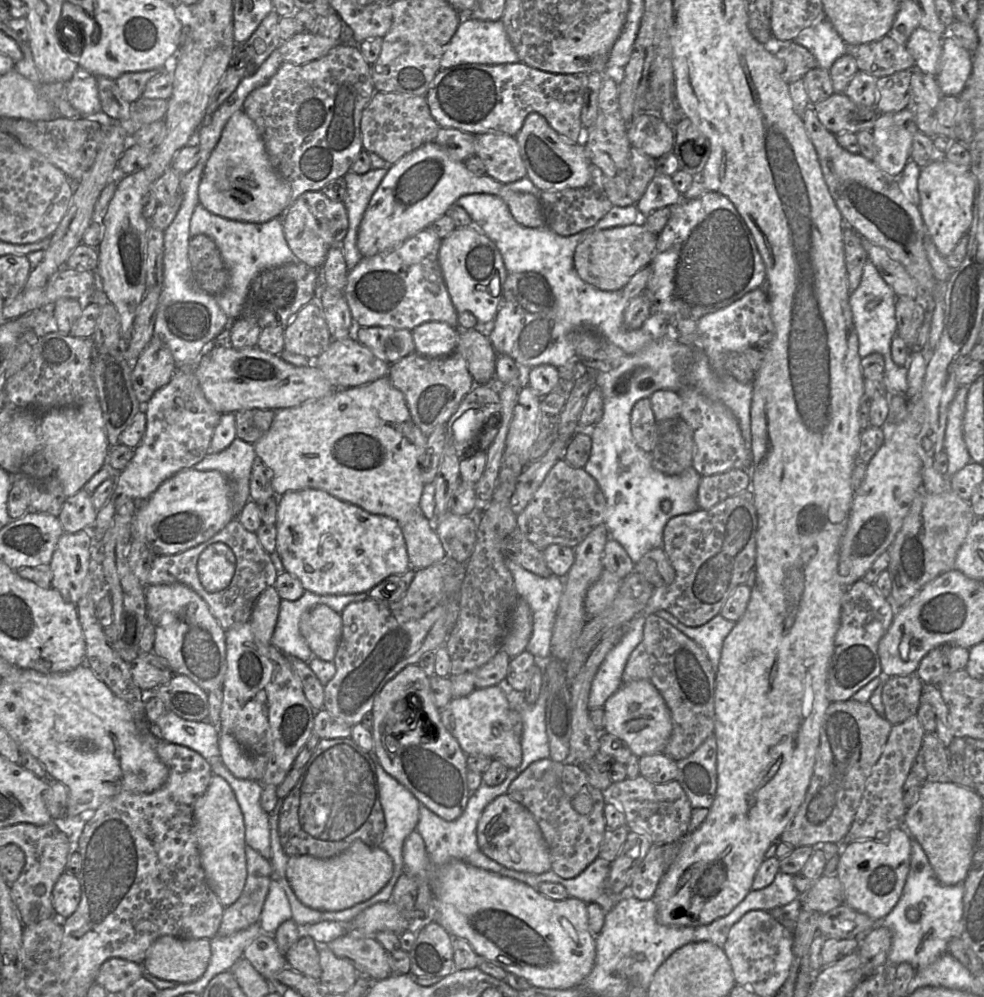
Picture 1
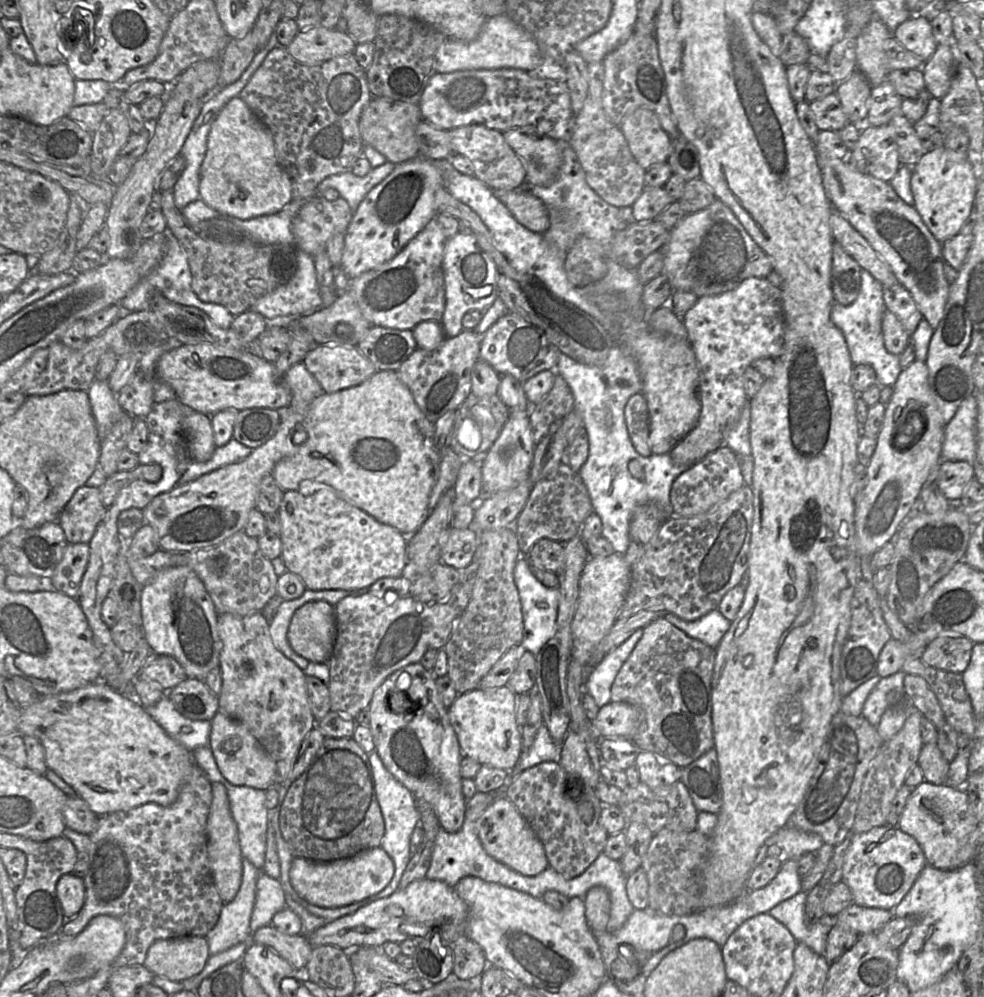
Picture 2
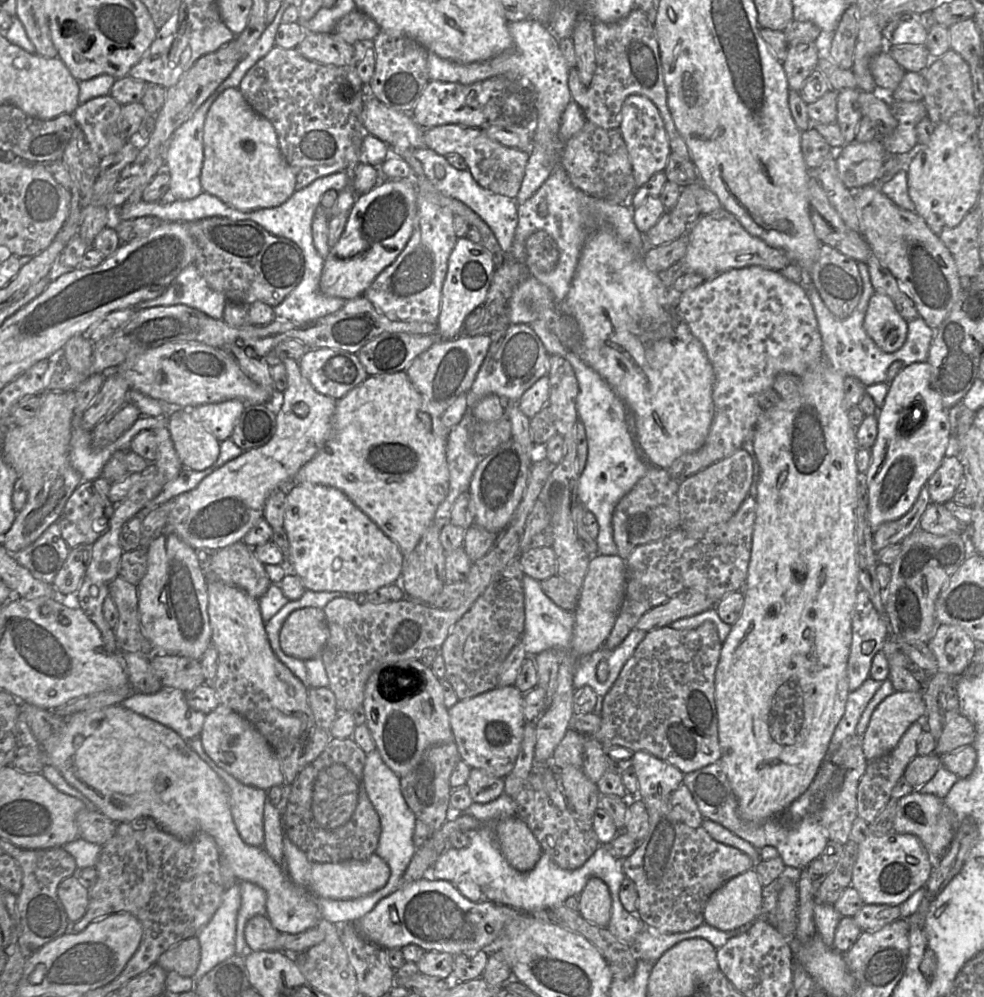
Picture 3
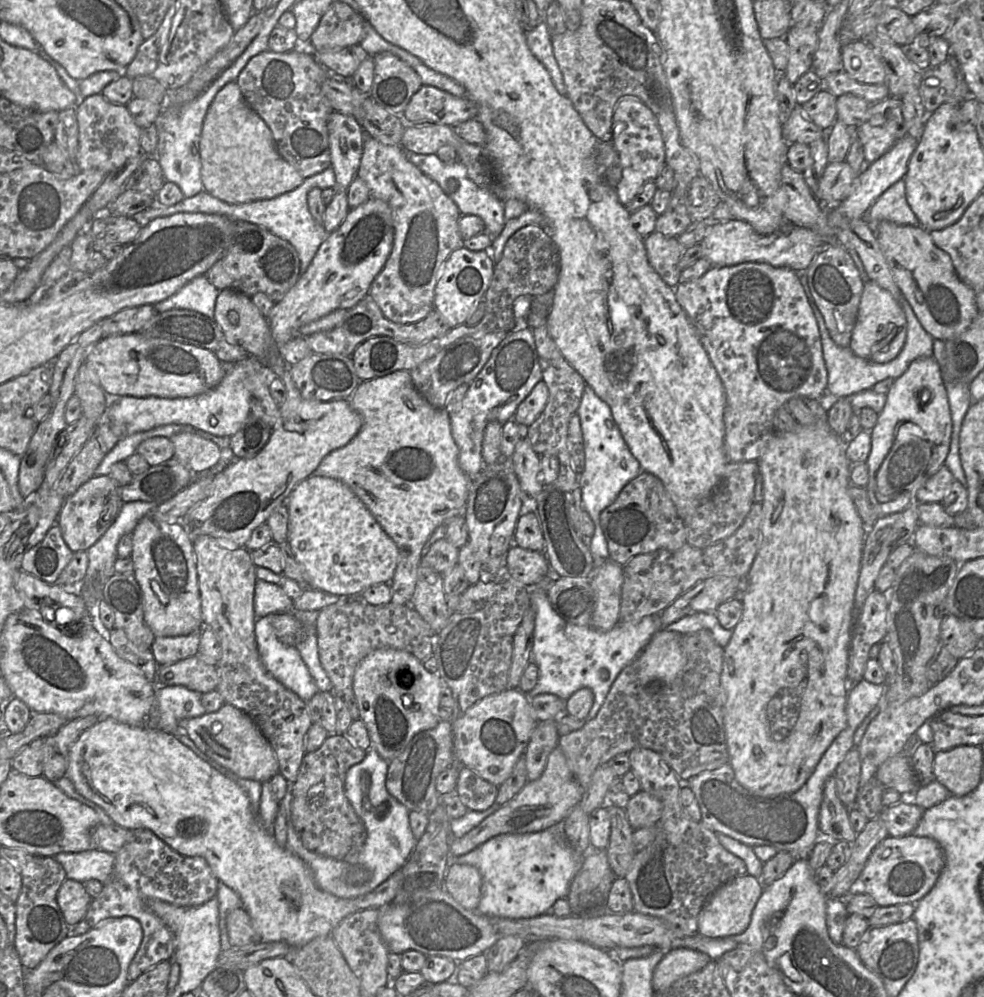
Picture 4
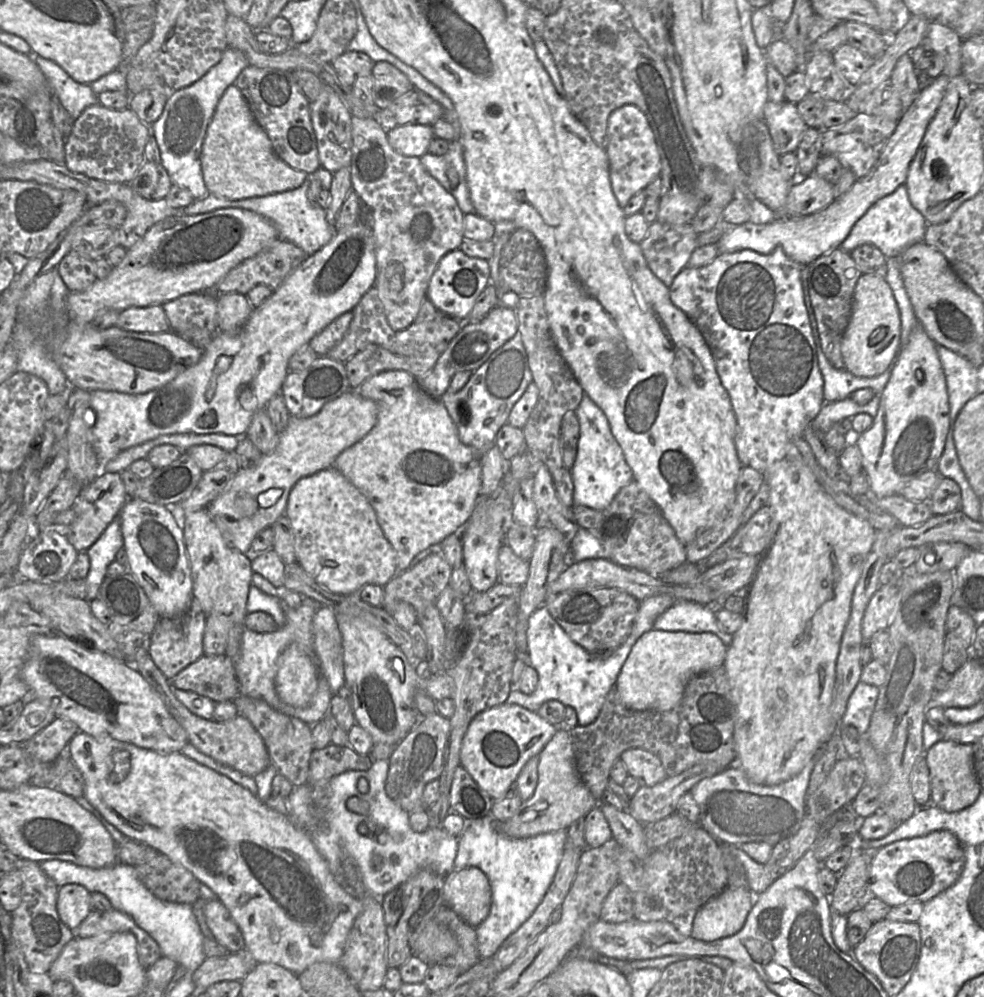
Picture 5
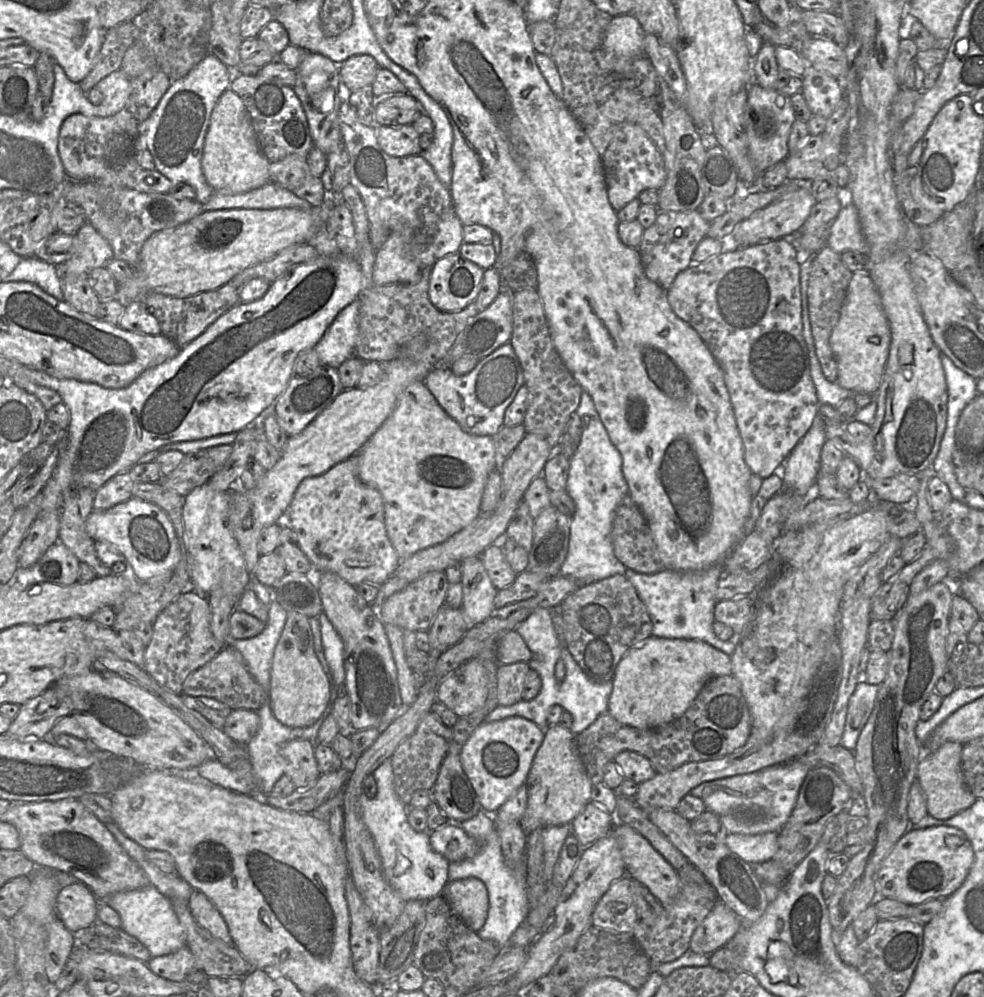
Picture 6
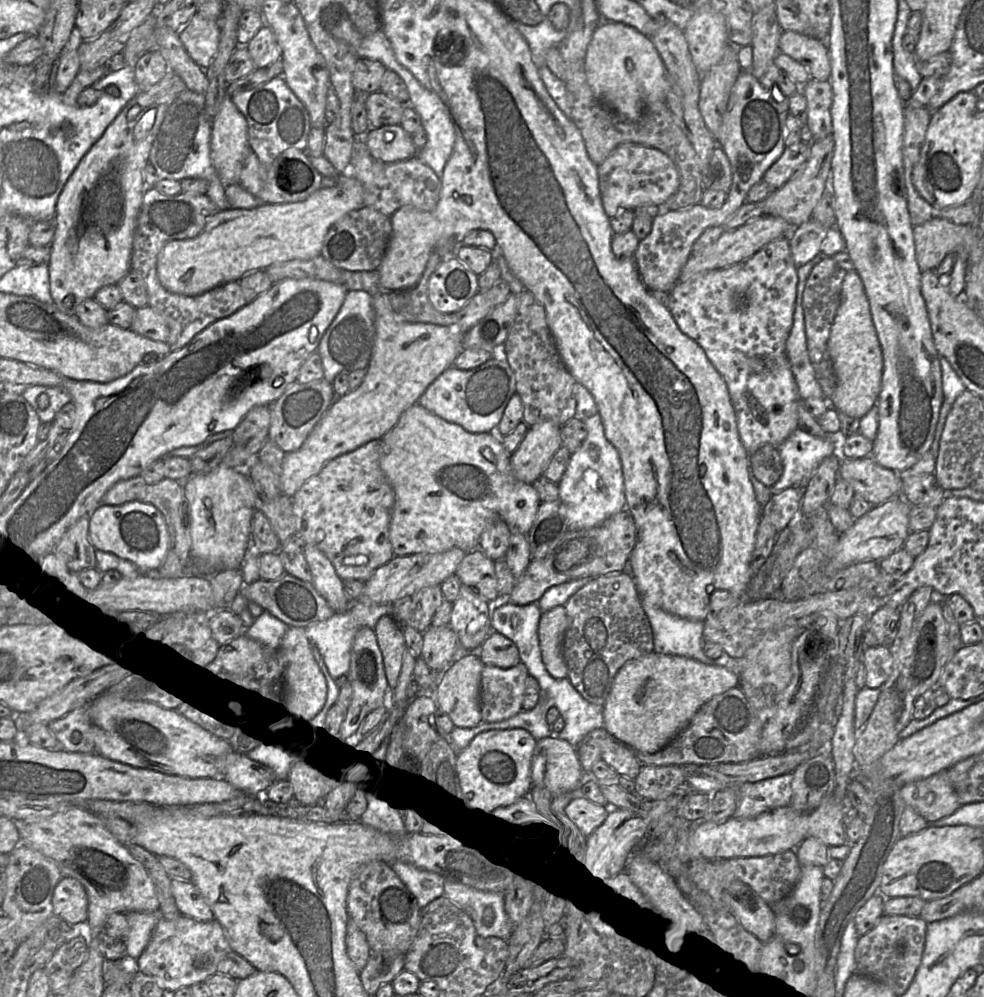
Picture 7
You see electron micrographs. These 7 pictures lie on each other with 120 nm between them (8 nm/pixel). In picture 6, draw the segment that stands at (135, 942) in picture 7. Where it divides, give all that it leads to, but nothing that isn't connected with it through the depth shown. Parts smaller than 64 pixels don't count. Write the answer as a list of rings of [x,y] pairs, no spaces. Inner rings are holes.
[[[146,887],[118,892],[101,901],[117,911],[121,928],[137,938],[149,951],[151,957],[173,953],[186,946],[185,930],[179,922],[171,901],[156,887]]]

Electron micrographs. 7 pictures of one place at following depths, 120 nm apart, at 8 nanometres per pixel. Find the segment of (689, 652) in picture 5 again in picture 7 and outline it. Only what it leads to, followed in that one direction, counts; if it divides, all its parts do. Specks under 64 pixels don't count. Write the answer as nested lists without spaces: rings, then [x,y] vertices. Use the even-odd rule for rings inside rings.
[[[651,652],[628,661],[617,672],[604,704],[604,728],[634,752],[652,754],[668,745],[690,723],[704,703],[738,685],[739,676],[724,667],[701,663],[684,656]]]

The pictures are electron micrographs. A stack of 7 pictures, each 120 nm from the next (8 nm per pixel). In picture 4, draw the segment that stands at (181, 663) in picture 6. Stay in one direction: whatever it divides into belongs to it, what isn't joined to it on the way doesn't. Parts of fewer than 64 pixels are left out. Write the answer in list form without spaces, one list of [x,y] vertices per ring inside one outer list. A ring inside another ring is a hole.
[[[201,630],[182,636],[155,637],[151,652],[158,666],[171,665],[198,655],[200,639]]]

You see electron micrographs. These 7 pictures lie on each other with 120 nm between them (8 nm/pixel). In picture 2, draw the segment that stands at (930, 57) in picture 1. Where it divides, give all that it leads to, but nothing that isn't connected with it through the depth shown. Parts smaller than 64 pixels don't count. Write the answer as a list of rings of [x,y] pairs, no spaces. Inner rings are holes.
[[[912,14],[895,29],[892,36],[924,62],[932,56],[938,46],[926,14]]]

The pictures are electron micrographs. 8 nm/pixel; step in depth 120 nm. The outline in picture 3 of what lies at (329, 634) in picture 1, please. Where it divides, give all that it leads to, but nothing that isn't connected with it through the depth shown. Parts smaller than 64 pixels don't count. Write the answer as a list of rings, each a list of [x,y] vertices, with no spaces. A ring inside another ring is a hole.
[[[304,607],[289,614],[283,623],[280,646],[285,654],[303,661],[321,656],[328,639],[324,610]]]

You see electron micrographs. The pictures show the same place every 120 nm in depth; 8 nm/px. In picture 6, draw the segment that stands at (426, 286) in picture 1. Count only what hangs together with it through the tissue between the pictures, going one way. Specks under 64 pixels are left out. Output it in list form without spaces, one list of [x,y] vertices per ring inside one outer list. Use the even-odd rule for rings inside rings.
[[[346,101],[340,106],[339,124],[349,156],[349,181],[364,203],[370,226],[370,239],[375,250],[378,250],[390,232],[394,231],[401,235],[405,252],[421,270],[432,268],[439,259],[458,253],[464,243],[463,224],[455,212],[449,189],[440,182],[430,164],[420,155],[393,157],[385,153],[378,144],[376,127],[364,125],[354,108]]]

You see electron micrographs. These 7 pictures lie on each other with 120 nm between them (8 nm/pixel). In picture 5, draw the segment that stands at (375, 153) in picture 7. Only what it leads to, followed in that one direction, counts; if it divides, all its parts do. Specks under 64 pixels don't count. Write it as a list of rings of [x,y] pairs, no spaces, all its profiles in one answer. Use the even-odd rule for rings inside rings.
[[[396,125],[387,130],[391,147],[403,156],[421,157],[428,152],[430,141],[435,137],[432,125]]]

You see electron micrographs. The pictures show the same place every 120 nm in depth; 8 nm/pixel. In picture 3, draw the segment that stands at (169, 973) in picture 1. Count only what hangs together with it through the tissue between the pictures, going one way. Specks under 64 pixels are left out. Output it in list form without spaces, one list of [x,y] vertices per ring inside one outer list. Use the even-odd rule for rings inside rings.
[[[197,936],[182,940],[165,951],[157,964],[166,972],[176,972],[184,977],[192,977],[201,957],[201,948]]]

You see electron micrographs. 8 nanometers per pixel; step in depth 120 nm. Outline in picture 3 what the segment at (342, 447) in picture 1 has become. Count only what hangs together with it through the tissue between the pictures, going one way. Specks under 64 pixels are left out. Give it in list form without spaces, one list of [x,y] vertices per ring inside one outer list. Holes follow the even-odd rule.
[[[405,371],[385,375],[368,376],[361,384],[350,390],[336,401],[336,409],[332,419],[332,435],[317,454],[296,473],[293,483],[311,483],[334,487],[346,494],[393,542],[395,542],[403,557],[407,557],[420,541],[422,535],[432,524],[438,506],[443,502],[449,490],[449,469],[446,459],[448,440],[447,428],[440,417],[428,412],[426,403],[419,391],[412,384]]]

